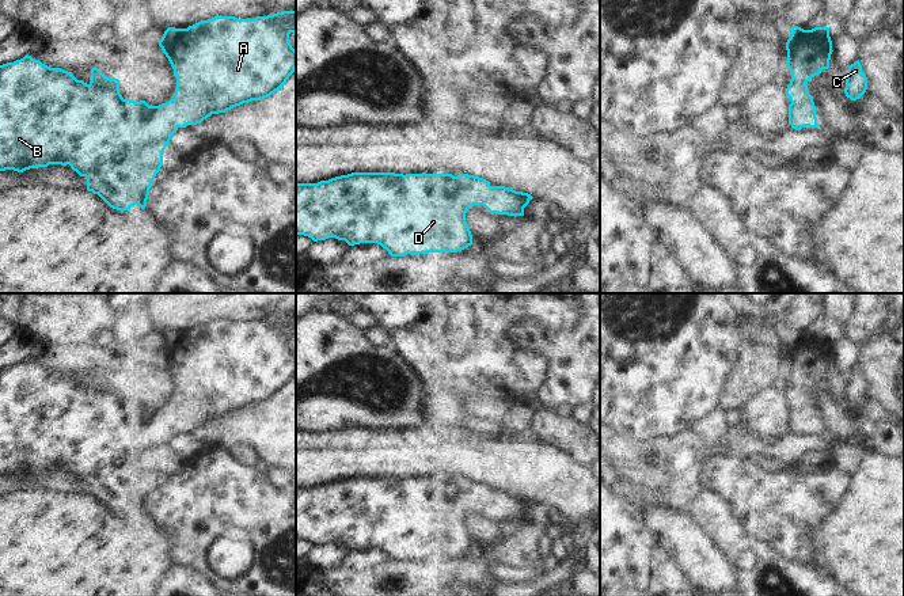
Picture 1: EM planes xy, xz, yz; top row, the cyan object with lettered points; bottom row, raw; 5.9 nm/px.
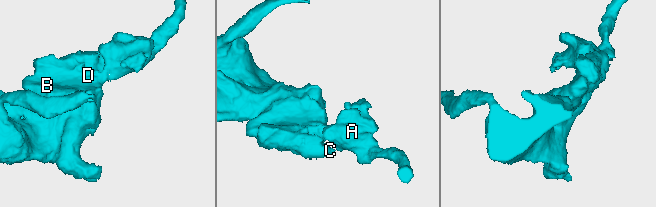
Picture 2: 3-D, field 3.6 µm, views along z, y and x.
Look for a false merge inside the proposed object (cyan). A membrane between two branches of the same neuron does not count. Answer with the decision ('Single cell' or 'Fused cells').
Single cell.

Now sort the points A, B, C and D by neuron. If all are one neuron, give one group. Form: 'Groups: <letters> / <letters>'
Groups: A B C D.

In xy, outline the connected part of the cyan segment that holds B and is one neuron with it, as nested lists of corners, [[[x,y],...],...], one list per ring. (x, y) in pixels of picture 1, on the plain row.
[[[281,315],[267,320],[257,320],[254,323],[238,323],[235,320],[214,320],[208,324],[201,324],[187,333],[168,331],[159,350],[168,362],[174,379],[176,381],[176,394],[174,403],[159,410],[149,410],[145,405],[134,406],[124,403],[119,398],[119,384],[105,380],[96,371],[91,373],[91,386],[87,388],[77,384],[72,376],[61,372],[50,372],[31,360],[24,360],[14,367],[0,369],[0,475],[14,474],[23,477],[30,472],[48,471],[49,468],[69,468],[73,475],[87,483],[87,494],[98,498],[110,512],[117,515],[129,515],[132,510],[138,509],[141,513],[147,510],[149,493],[156,478],[163,470],[163,456],[168,449],[171,441],[179,432],[186,432],[189,428],[197,429],[212,418],[225,417],[236,410],[248,407],[251,405],[261,405],[278,395],[296,373],[296,354],[289,346],[289,338],[296,339],[296,315]]]

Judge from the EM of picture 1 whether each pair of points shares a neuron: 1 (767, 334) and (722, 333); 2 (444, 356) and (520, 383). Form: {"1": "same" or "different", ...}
{"1": "different", "2": "same"}

